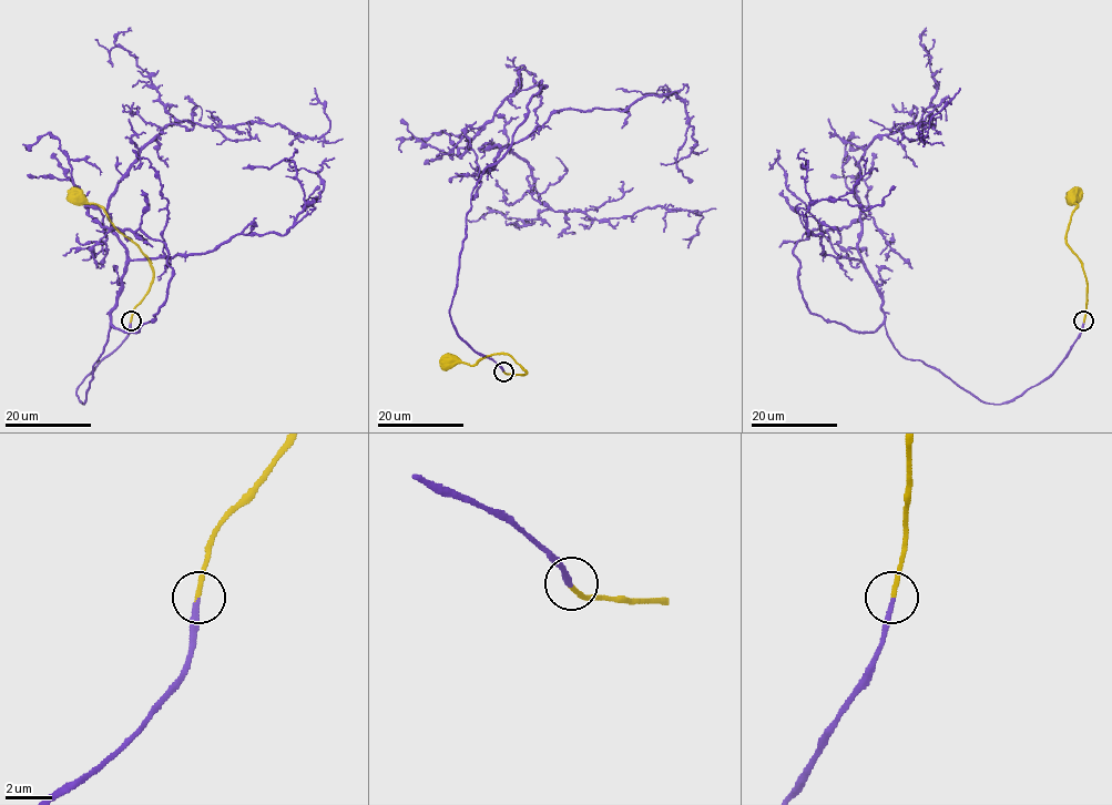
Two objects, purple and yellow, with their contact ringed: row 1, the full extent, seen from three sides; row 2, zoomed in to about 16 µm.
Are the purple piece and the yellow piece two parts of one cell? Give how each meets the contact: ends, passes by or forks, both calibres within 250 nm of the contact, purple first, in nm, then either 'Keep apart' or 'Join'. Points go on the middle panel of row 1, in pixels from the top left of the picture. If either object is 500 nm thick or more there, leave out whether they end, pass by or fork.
At the ring purple ends. At the ring yellow ends. Thickness 200 nm (purple) against 200 nm. Join

